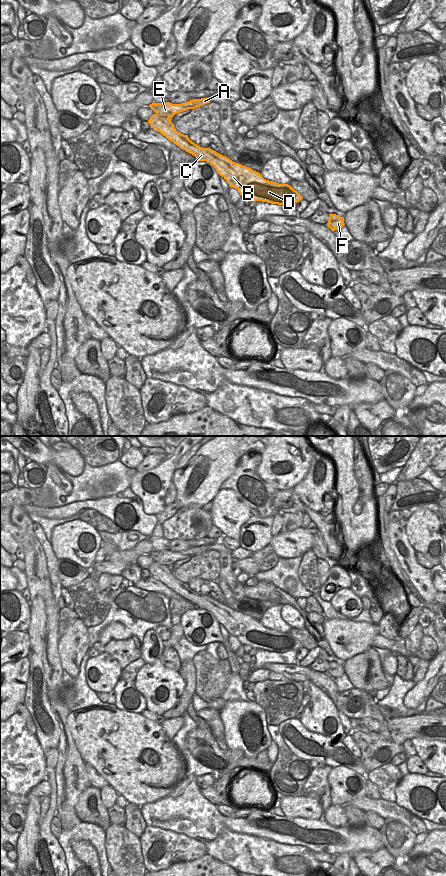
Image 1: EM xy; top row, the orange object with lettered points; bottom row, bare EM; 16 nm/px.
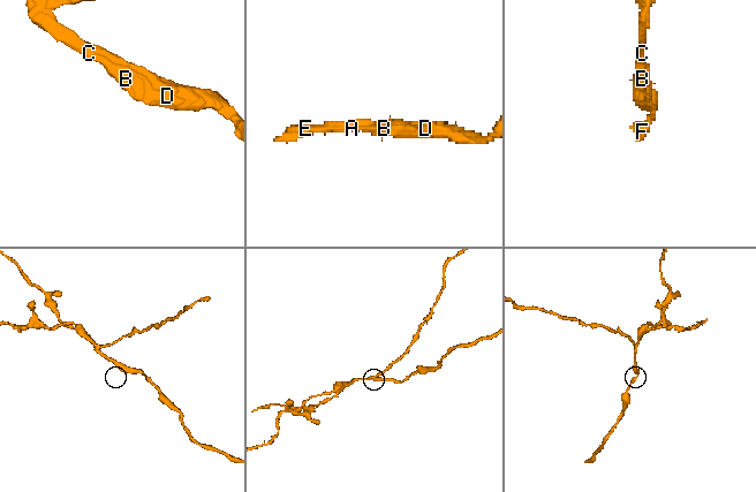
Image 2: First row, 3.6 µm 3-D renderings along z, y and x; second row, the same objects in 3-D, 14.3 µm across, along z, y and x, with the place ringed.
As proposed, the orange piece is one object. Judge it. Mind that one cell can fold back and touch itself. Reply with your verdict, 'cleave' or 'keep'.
cleave

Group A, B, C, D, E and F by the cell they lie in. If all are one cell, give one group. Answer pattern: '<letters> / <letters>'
A E / B C D F

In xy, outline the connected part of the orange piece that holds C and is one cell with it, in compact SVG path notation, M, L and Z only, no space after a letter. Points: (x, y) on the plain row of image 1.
M153 562L148 568L151 576L156 577L181 597L214 614L230 635L238 638L242 645L253 649L285 653L299 650L303 645L288 632L279 632L266 628L259 620L235 611L210 596L203 596L192 590L188 583L181 582L171 568L159 562Z

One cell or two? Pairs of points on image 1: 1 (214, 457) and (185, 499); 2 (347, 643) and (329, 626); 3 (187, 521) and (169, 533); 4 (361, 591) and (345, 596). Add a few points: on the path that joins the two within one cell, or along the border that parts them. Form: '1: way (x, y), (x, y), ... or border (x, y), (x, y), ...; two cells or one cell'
1: way (208, 468), (208, 475), (195, 492); one cell
2: way (343, 639), (333, 629); one cell
3: way (183, 525), (173, 529); one cell
4: border (349, 588), (360, 598); two cells

